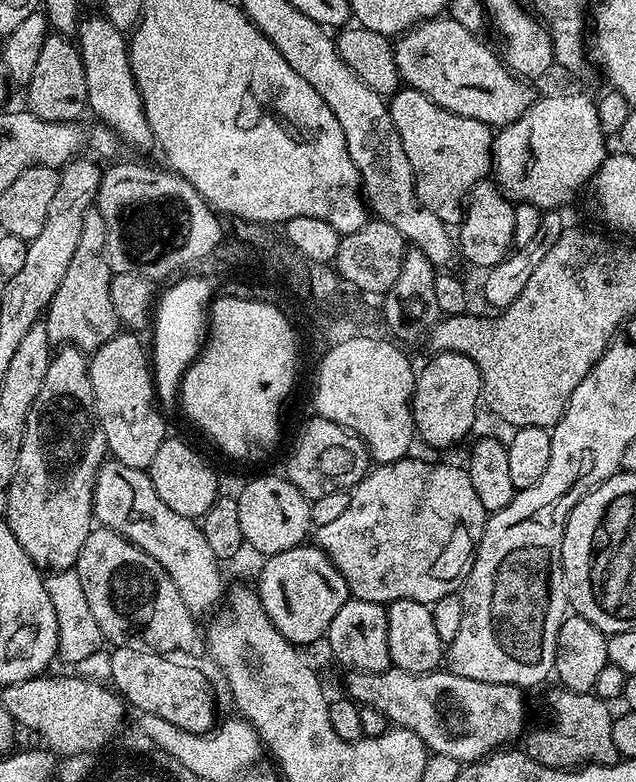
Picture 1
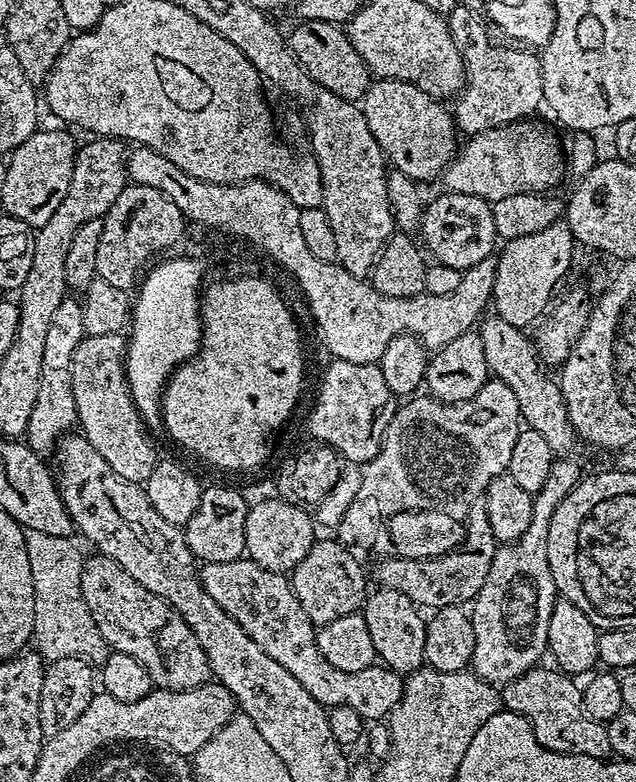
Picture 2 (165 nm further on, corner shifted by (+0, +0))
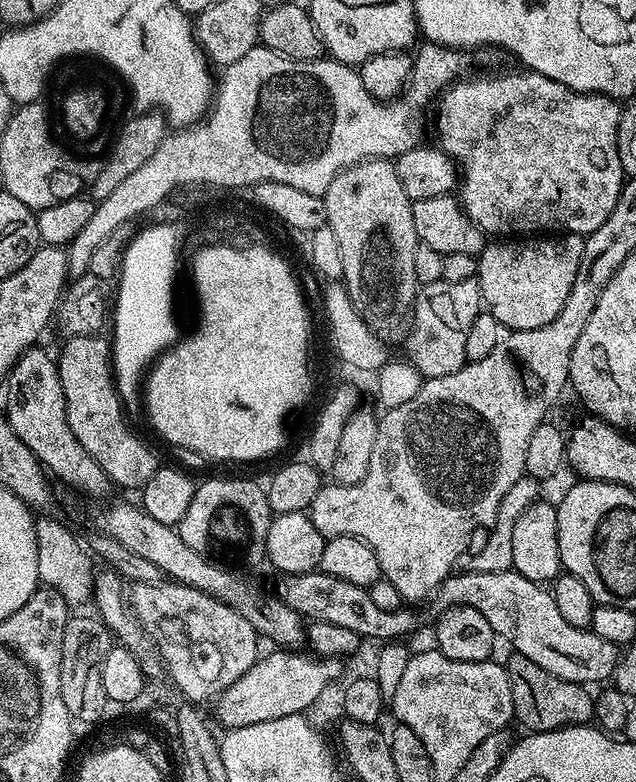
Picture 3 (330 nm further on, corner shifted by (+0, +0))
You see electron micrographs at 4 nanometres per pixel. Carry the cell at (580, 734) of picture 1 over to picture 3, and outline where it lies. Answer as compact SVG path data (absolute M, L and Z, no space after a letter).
M510 656L506 667L510 678L512 715L525 724L528 732L553 732L555 728L569 728L572 724L588 724L593 719L594 696L585 685L563 681L524 656Z

